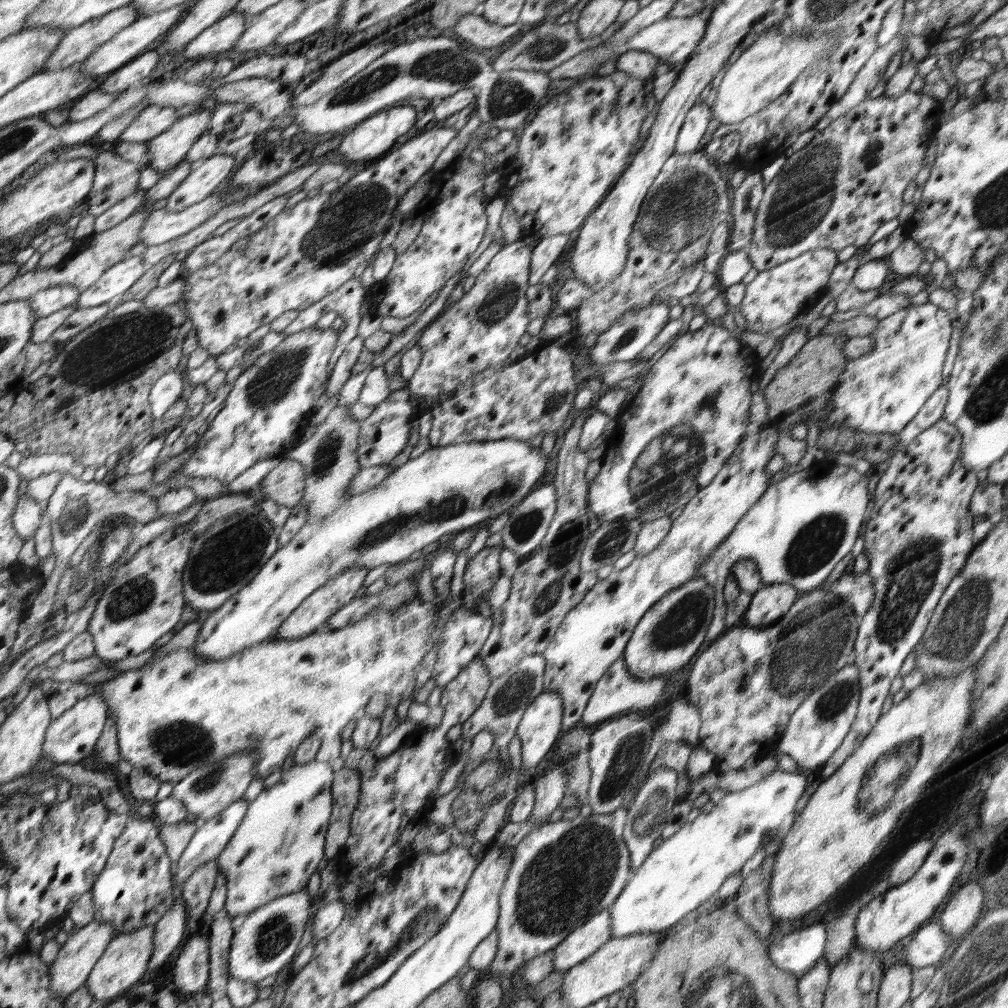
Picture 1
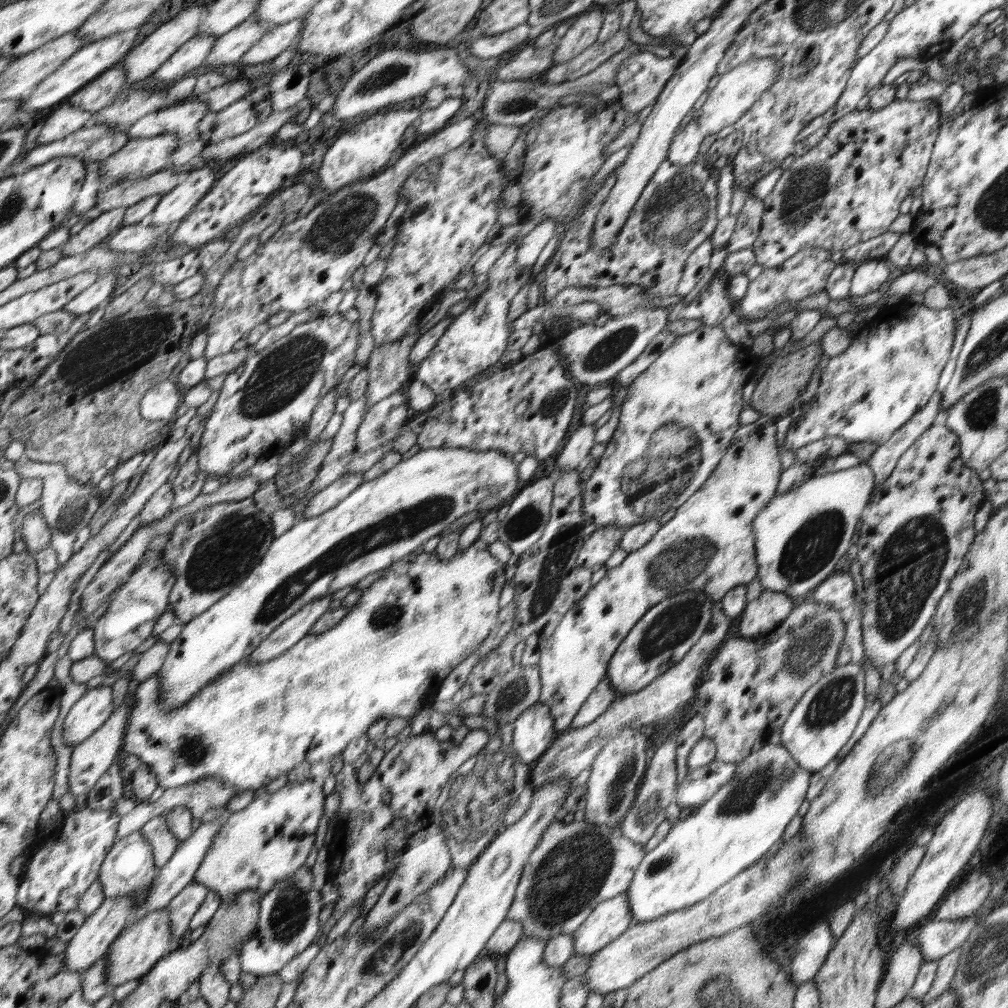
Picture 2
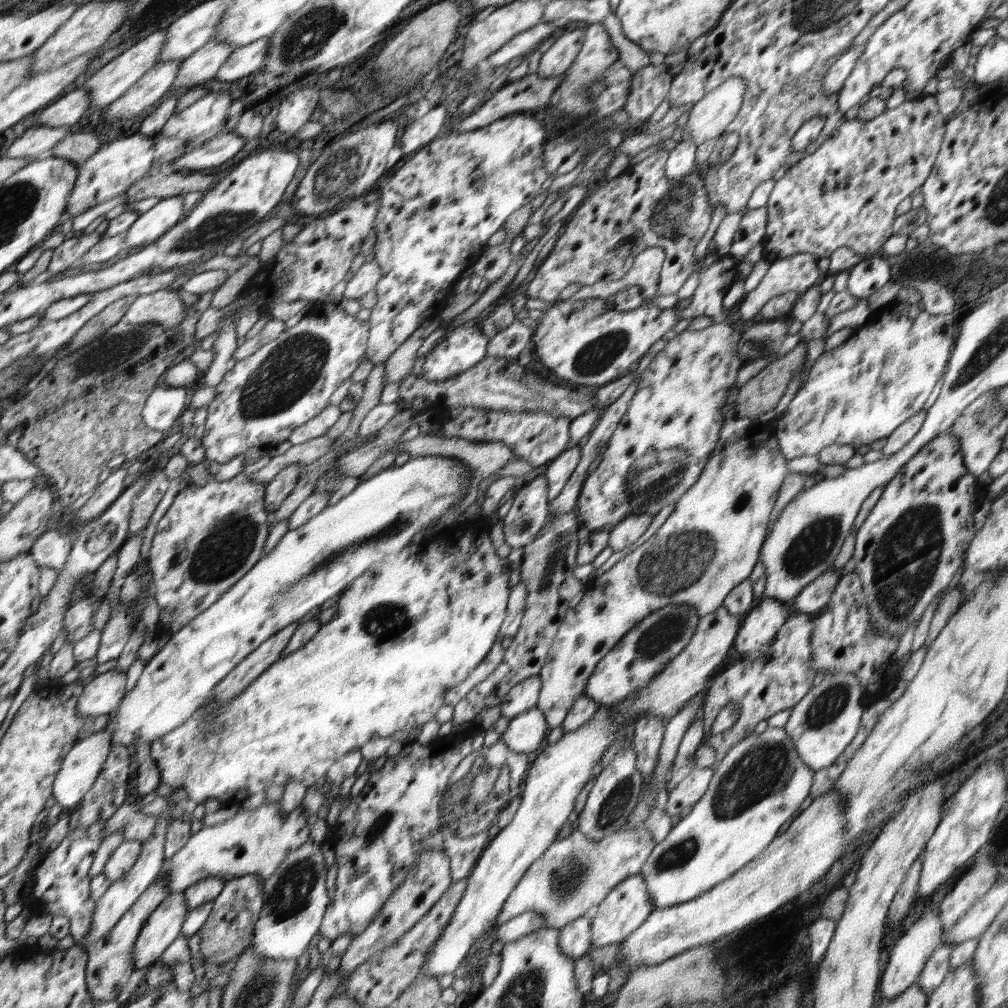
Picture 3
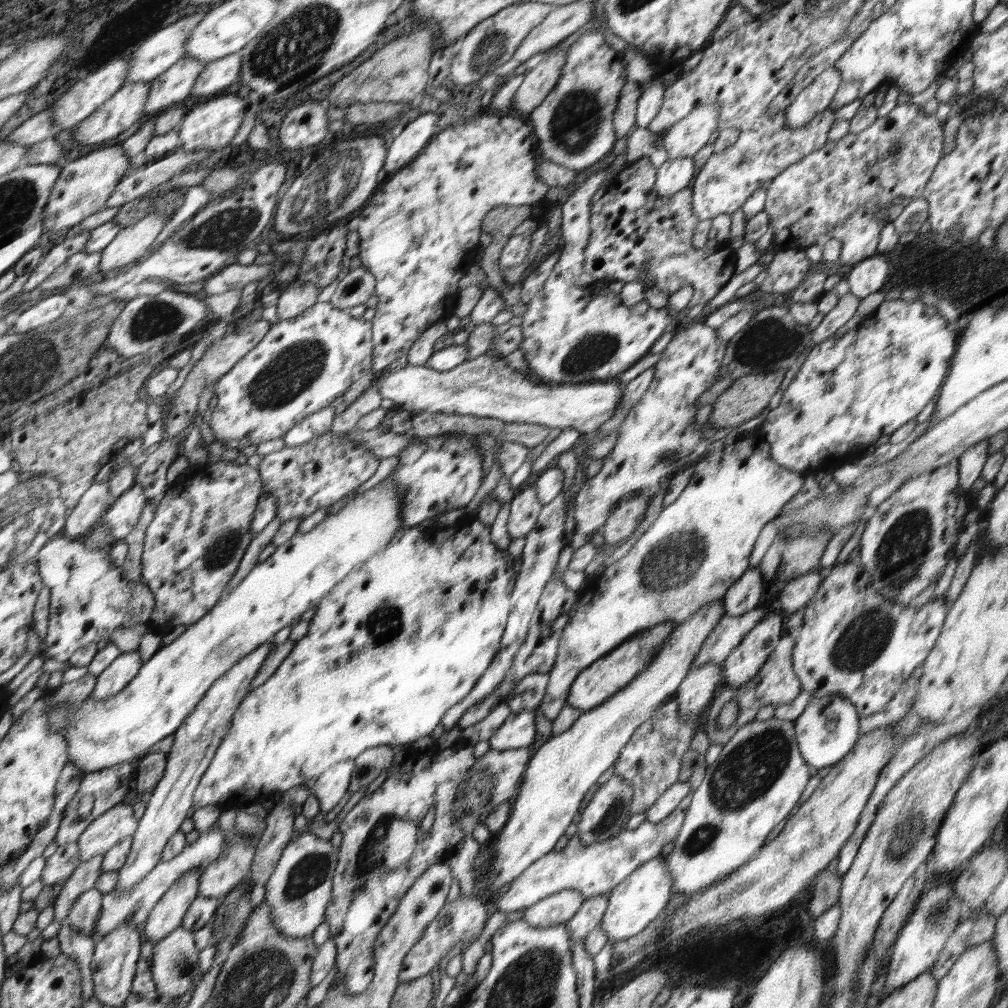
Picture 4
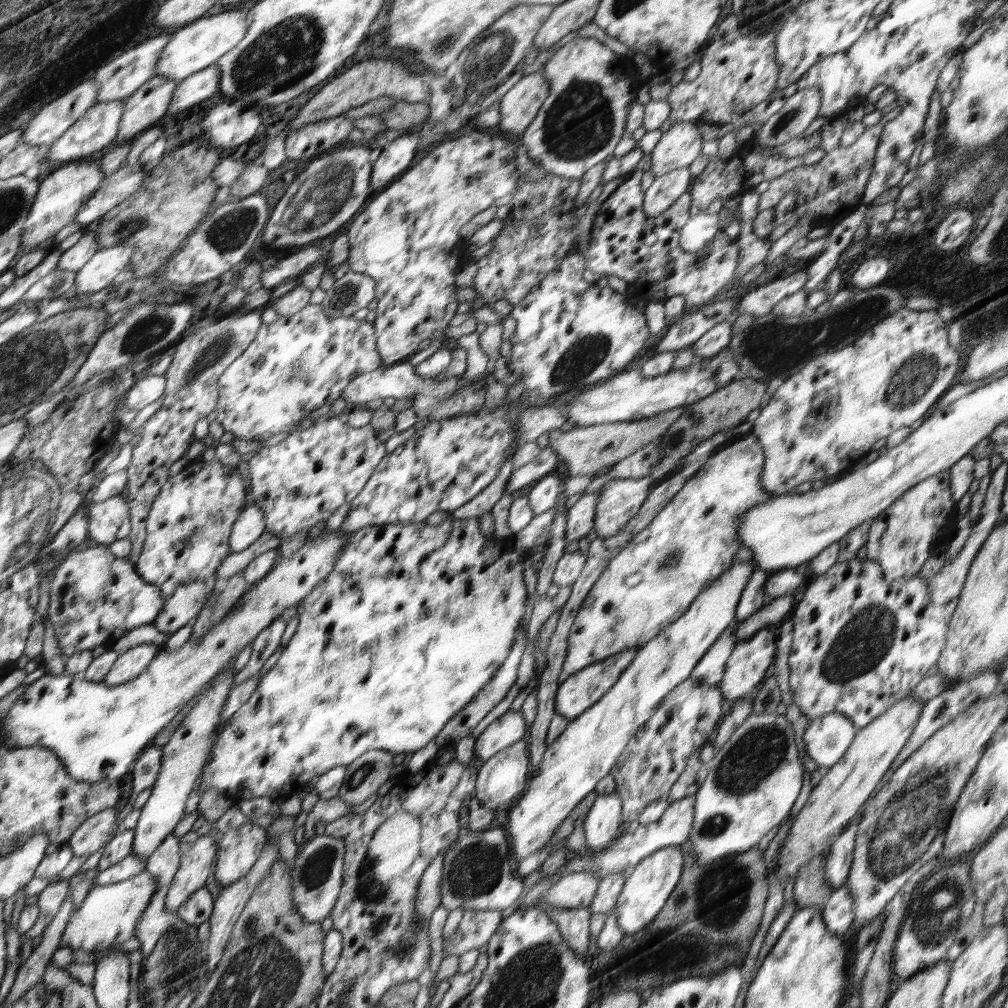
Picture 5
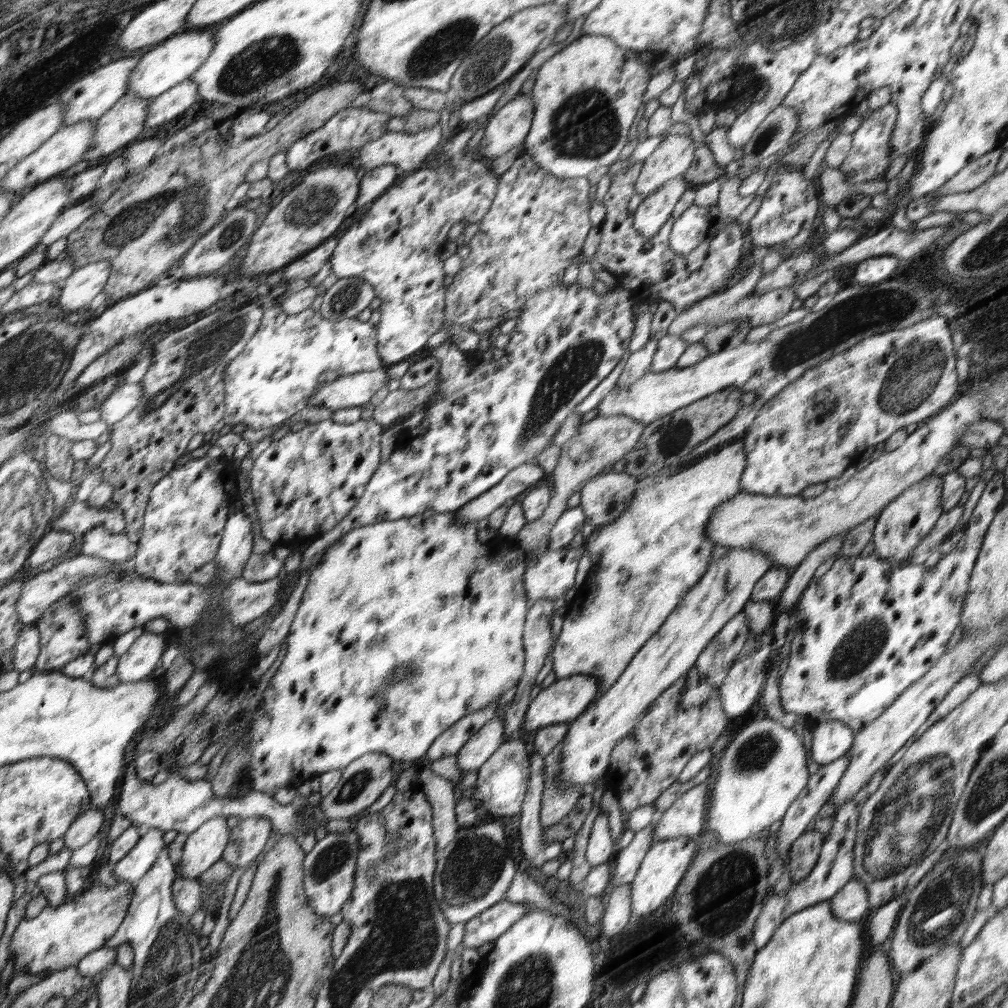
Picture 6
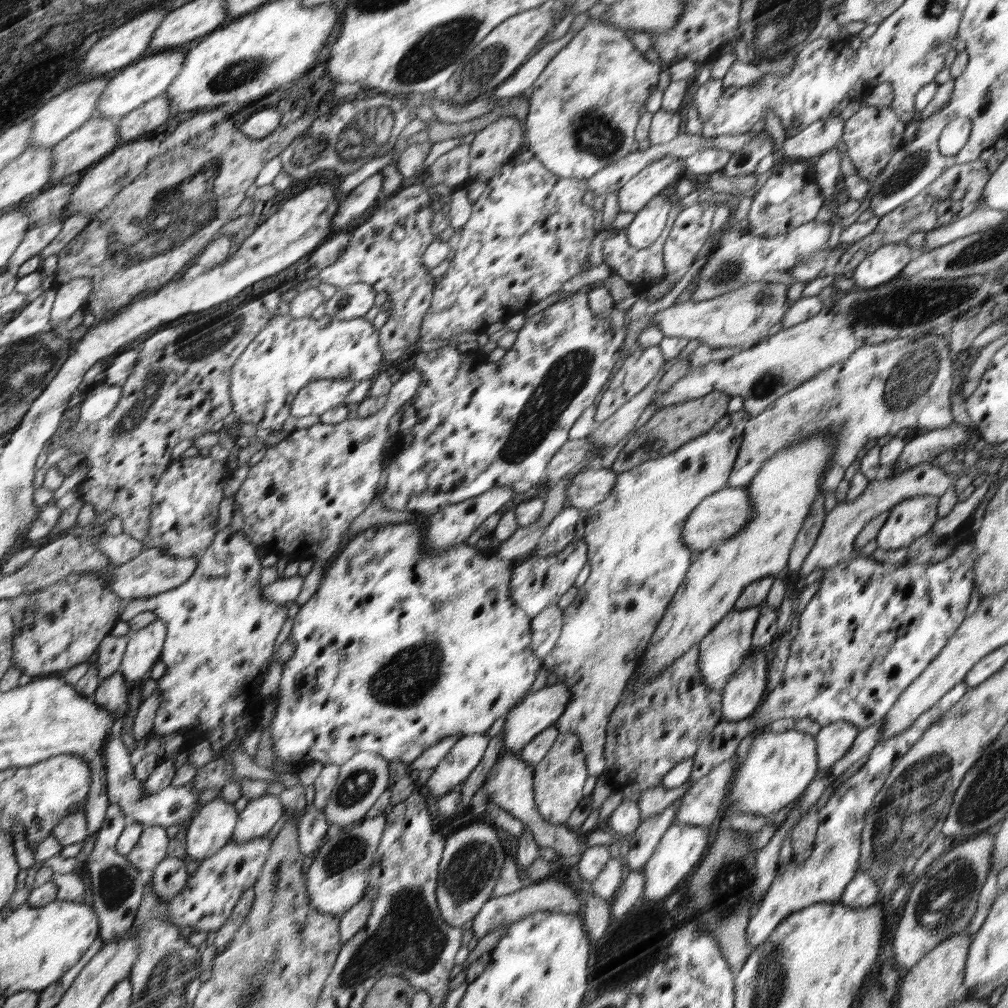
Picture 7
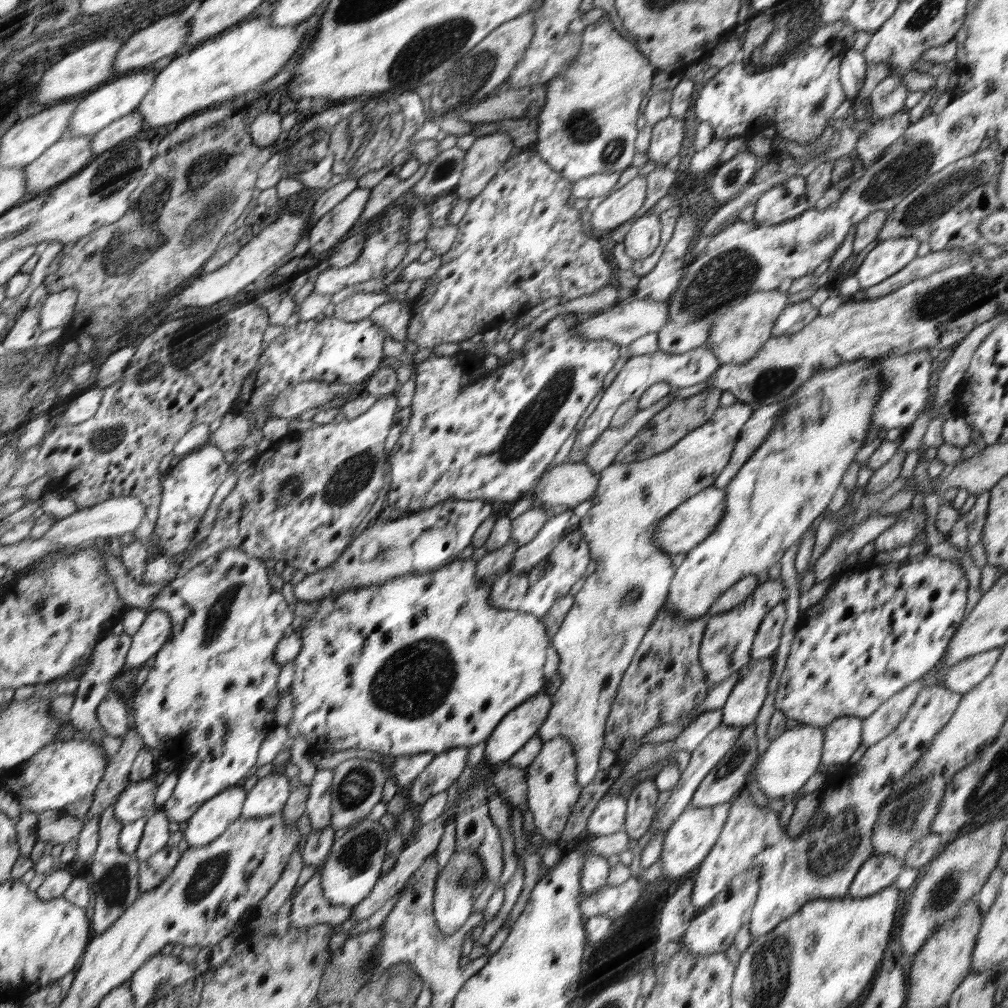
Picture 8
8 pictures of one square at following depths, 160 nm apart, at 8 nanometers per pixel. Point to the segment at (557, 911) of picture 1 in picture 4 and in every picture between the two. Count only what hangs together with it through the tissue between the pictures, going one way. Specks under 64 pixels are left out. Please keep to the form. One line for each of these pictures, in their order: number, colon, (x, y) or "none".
2: (575, 866)
3: (576, 873)
4: (594, 869)

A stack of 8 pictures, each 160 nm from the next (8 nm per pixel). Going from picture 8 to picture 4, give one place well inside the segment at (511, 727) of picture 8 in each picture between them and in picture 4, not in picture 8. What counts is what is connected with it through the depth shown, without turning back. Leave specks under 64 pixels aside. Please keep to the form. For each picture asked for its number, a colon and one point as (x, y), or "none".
4: (604, 679)
5: (572, 698)
6: (565, 700)
7: (538, 710)

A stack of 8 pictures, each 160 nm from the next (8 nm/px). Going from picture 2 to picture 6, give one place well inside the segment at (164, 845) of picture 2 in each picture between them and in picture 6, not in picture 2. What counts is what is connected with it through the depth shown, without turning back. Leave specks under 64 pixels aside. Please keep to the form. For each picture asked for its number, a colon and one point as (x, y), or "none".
3: (134, 825)
4: (104, 832)
5: (97, 830)
6: (85, 826)

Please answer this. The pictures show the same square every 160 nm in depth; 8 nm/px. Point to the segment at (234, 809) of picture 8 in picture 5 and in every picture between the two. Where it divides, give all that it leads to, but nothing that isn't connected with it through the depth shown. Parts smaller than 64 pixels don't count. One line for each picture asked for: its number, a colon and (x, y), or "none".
5: (195, 866)
6: (206, 845)
7: (212, 828)

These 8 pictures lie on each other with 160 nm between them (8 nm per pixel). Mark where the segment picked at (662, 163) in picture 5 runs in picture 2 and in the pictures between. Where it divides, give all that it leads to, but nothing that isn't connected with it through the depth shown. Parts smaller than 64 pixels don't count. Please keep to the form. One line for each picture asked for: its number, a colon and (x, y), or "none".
2: (734, 95)
3: (710, 116)
4: (685, 138)

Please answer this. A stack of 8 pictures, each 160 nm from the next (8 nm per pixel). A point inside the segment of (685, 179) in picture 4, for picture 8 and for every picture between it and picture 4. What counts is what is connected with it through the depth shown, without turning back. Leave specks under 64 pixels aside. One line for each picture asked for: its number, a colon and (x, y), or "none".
5: (665, 190)
6: (654, 211)
7: (649, 223)
8: (644, 235)

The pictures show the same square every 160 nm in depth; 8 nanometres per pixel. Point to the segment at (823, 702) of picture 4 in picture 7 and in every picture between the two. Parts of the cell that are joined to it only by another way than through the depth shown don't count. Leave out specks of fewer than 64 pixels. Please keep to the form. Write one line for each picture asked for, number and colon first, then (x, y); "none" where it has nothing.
5: (827, 738)
6: (830, 740)
7: (833, 741)

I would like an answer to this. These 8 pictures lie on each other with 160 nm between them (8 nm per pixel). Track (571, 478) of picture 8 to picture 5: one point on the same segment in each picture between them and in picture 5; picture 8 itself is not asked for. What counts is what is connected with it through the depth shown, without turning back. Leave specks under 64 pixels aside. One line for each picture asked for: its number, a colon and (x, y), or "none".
5: (620, 500)
6: (602, 498)
7: (590, 486)

